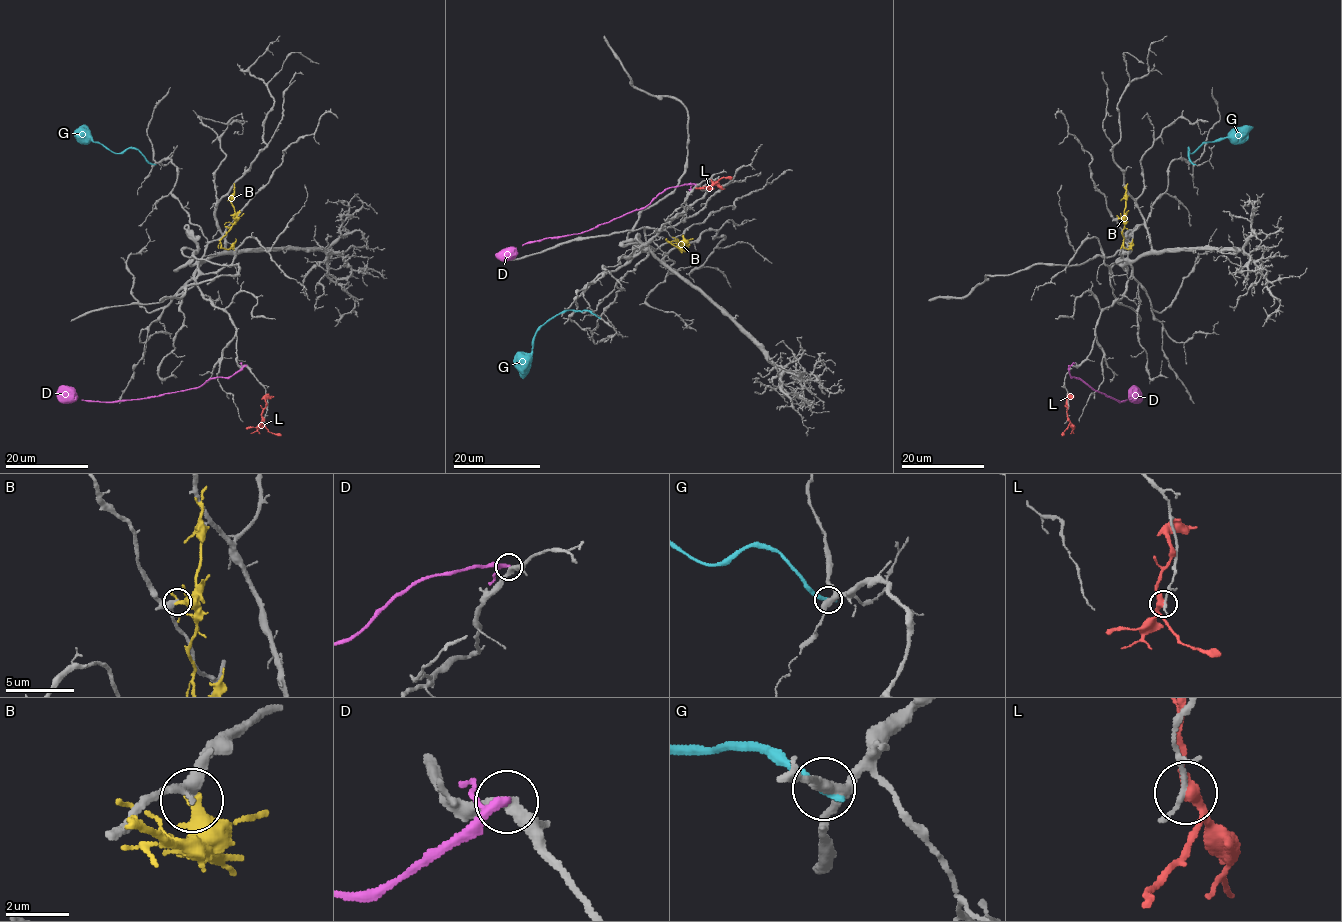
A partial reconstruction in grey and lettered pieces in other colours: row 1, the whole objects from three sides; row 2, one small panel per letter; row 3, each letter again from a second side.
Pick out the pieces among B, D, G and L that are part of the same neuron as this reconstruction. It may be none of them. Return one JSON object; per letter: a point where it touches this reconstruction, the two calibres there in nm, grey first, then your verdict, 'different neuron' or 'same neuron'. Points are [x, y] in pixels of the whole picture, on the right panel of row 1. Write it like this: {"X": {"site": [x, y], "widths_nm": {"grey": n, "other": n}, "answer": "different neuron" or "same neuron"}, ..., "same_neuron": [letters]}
{"B": {"site": [1119, 218], "widths_nm": {"grey": 280, "other": 440}, "answer": "different neuron"}, "D": {"site": [1069, 365], "widths_nm": {"grey": 320, "other": 240}, "answer": "different neuron"}, "G": {"site": [1194, 164], "widths_nm": {"grey": 340, "other": 280}, "answer": "different neuron"}, "L": {"site": [1067, 420], "widths_nm": {"grey": 190, "other": 380}, "answer": "different neuron"}, "same_neuron": []}

